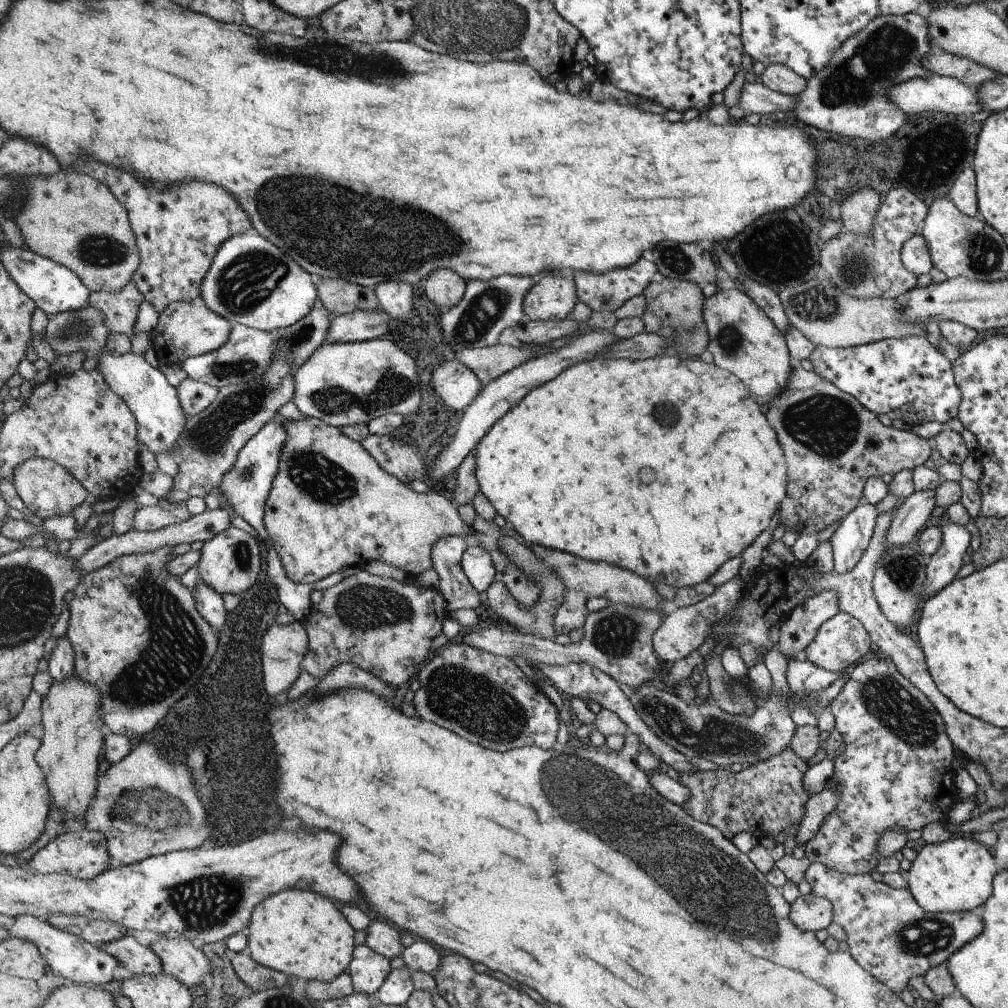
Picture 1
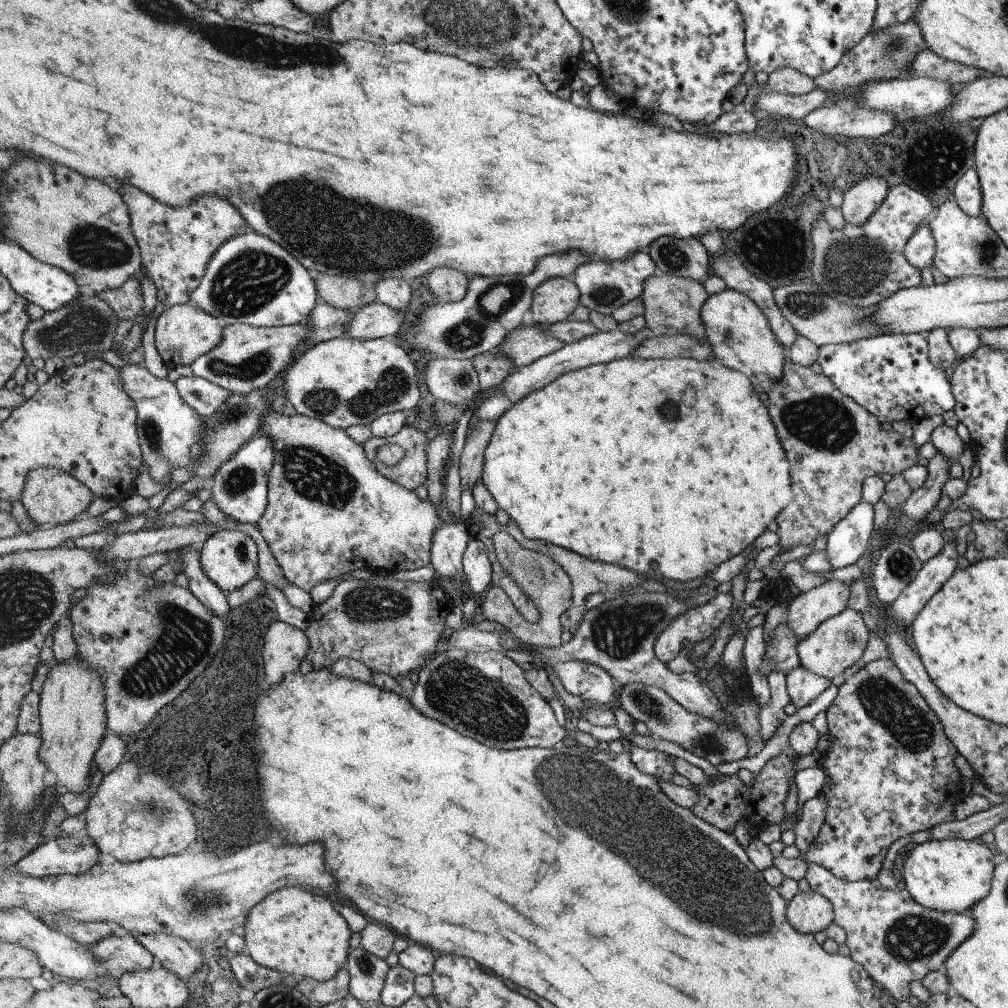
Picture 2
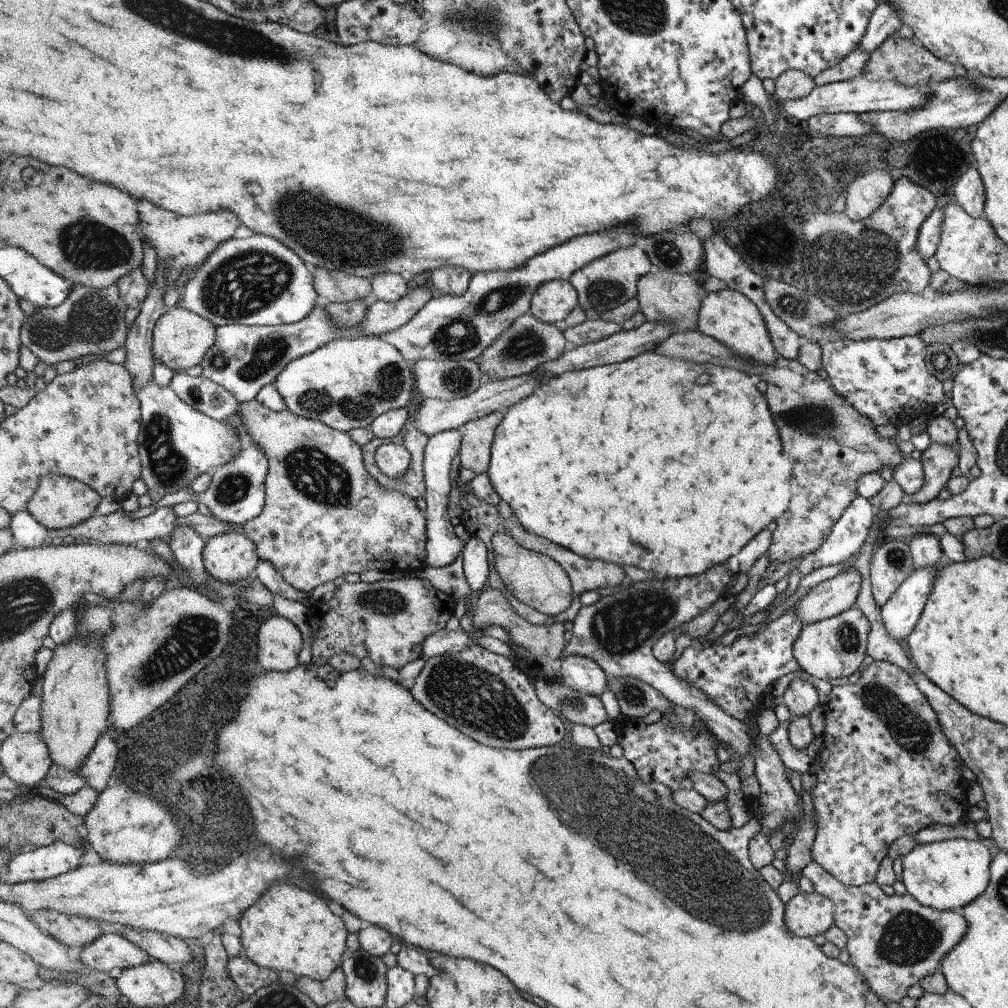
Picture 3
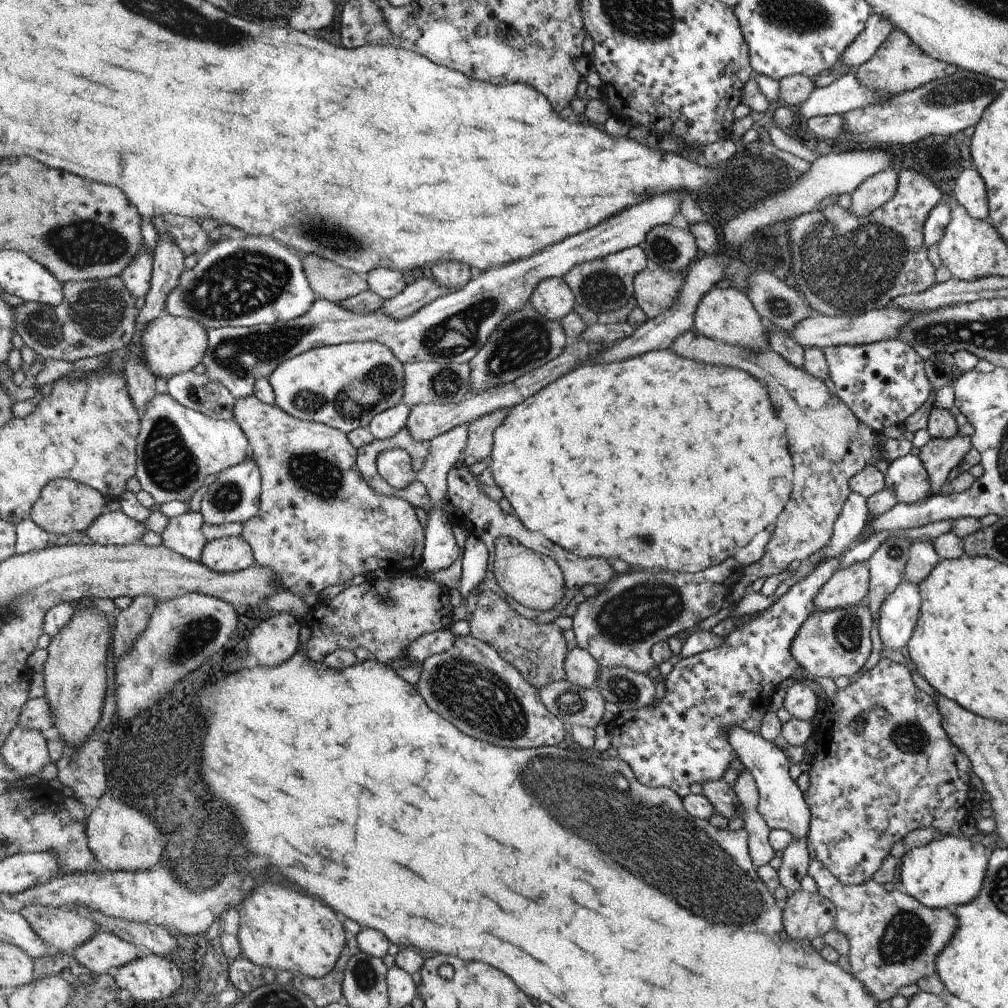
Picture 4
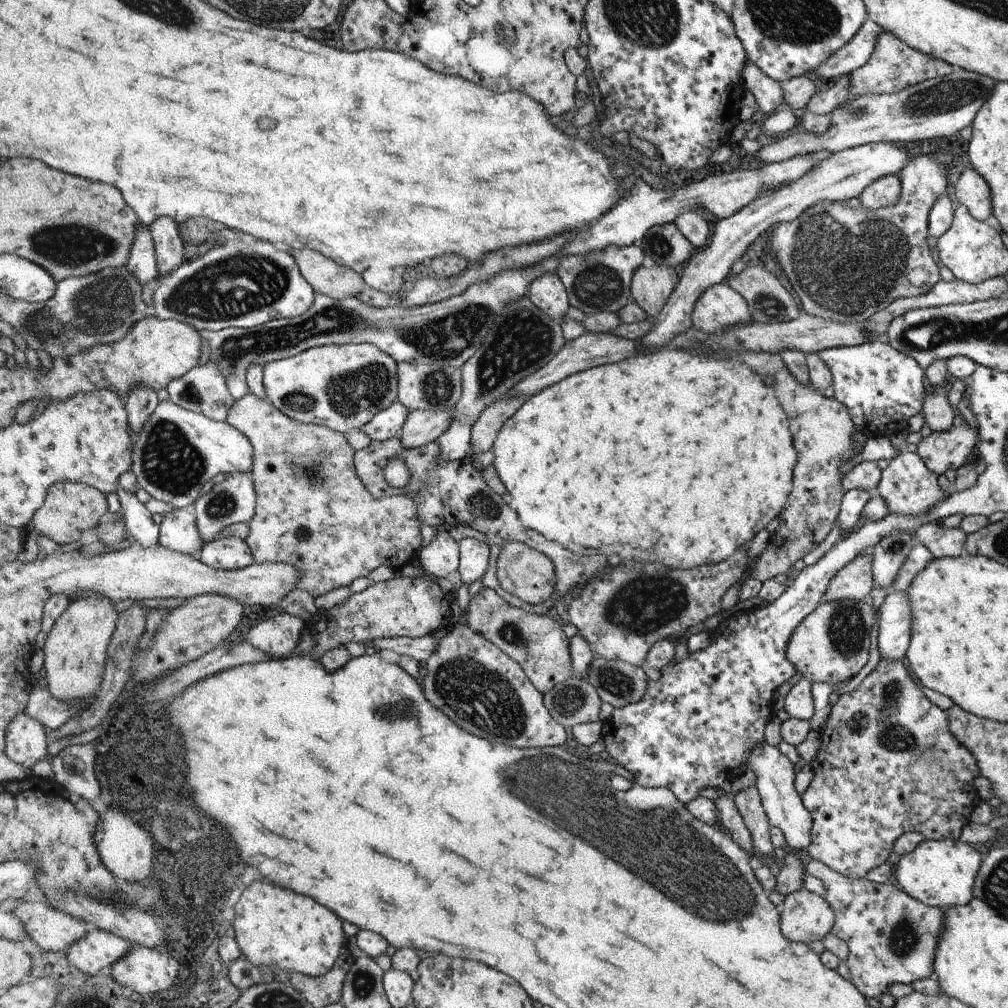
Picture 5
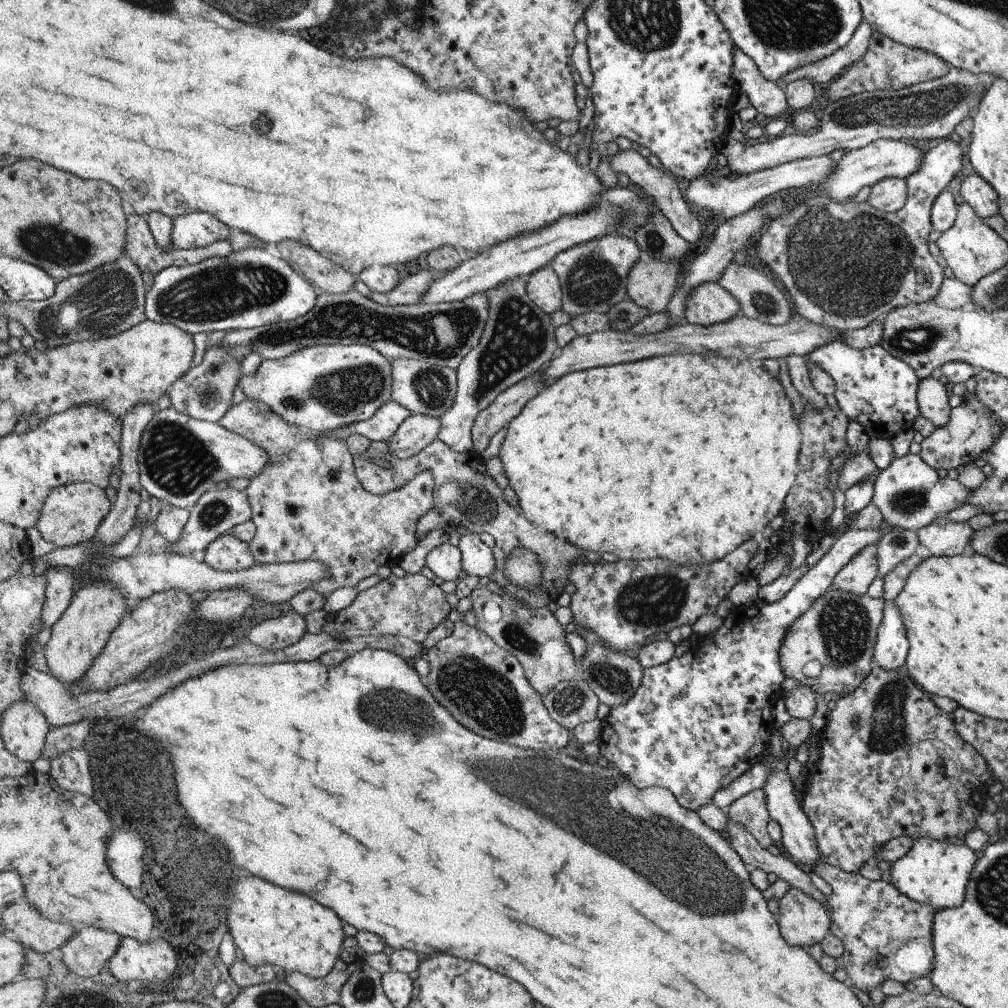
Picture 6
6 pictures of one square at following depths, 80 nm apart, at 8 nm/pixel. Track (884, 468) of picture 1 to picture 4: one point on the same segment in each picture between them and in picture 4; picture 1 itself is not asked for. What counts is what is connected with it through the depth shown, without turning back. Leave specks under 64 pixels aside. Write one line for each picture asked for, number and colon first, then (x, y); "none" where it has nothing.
2: (834, 444)
3: (832, 445)
4: (829, 445)

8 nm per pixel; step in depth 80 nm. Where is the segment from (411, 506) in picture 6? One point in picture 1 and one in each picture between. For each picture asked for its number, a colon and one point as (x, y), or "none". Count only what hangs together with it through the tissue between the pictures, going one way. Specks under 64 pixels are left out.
1: (332, 505)
2: (329, 511)
3: (325, 517)
4: (319, 523)
5: (313, 512)

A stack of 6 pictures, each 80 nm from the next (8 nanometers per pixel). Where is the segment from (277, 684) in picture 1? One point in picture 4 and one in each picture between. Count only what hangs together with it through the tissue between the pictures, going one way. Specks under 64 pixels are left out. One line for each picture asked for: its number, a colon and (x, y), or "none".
2: (285, 647)
3: (279, 641)
4: (273, 642)

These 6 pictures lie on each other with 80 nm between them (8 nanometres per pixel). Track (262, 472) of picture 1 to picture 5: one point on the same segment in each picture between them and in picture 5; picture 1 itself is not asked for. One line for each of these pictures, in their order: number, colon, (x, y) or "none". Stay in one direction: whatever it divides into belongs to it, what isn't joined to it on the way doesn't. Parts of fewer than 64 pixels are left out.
2: (239, 488)
3: (236, 494)
4: (234, 497)
5: (233, 501)

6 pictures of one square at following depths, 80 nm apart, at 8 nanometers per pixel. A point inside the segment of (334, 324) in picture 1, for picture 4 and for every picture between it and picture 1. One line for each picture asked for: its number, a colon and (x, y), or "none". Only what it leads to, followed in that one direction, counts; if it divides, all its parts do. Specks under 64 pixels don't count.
2: (376, 320)
3: (381, 317)
4: (422, 291)

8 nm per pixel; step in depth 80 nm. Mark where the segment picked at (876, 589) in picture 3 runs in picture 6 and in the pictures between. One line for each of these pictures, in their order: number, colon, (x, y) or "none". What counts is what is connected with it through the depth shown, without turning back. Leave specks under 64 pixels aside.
4: (888, 563)
5: (888, 556)
6: (895, 545)

